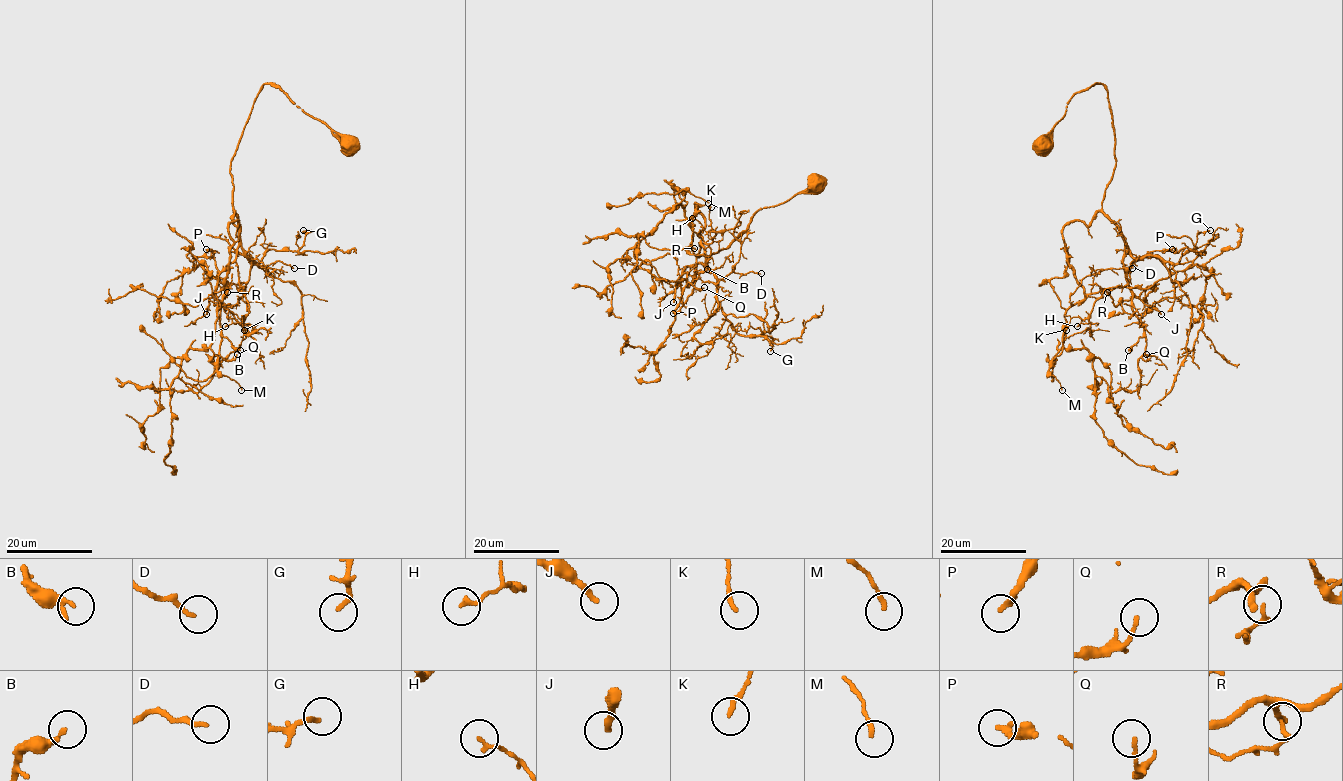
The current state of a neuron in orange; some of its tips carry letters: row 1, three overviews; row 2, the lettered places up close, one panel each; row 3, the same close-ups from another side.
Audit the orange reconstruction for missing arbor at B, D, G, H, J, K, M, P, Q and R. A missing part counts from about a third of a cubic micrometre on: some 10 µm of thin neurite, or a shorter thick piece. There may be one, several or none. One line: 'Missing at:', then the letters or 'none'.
Missing at: P

